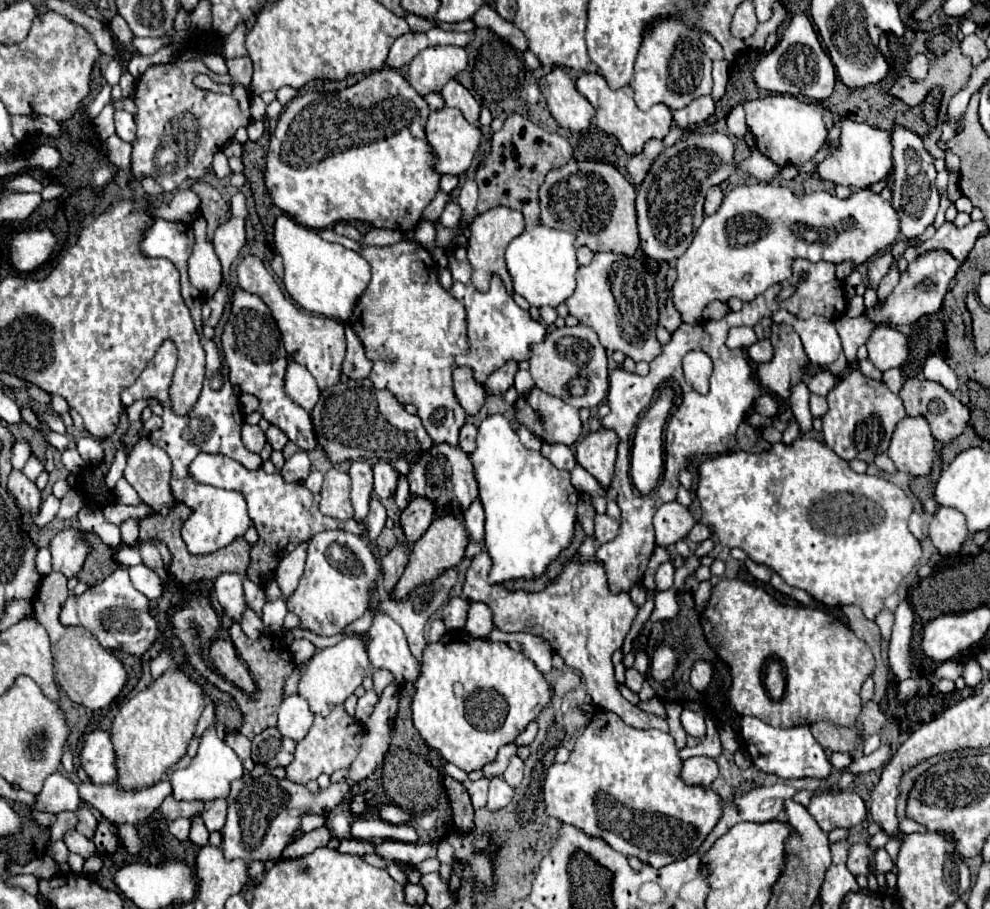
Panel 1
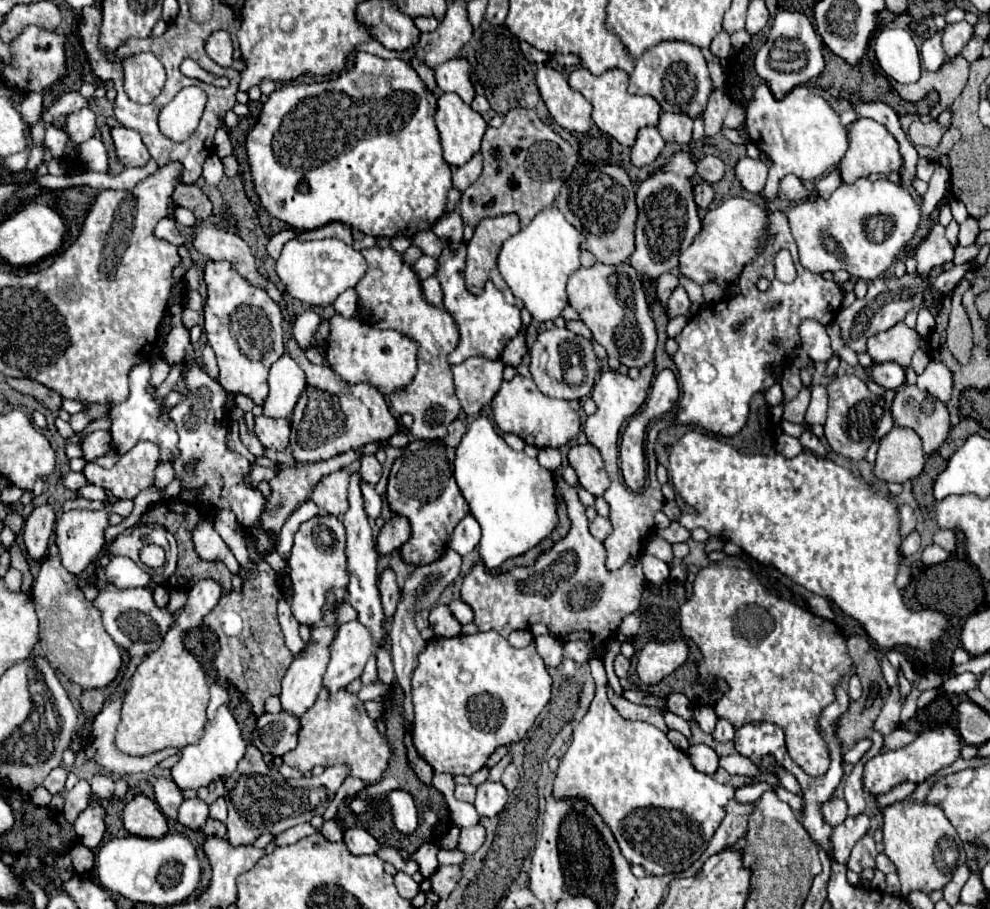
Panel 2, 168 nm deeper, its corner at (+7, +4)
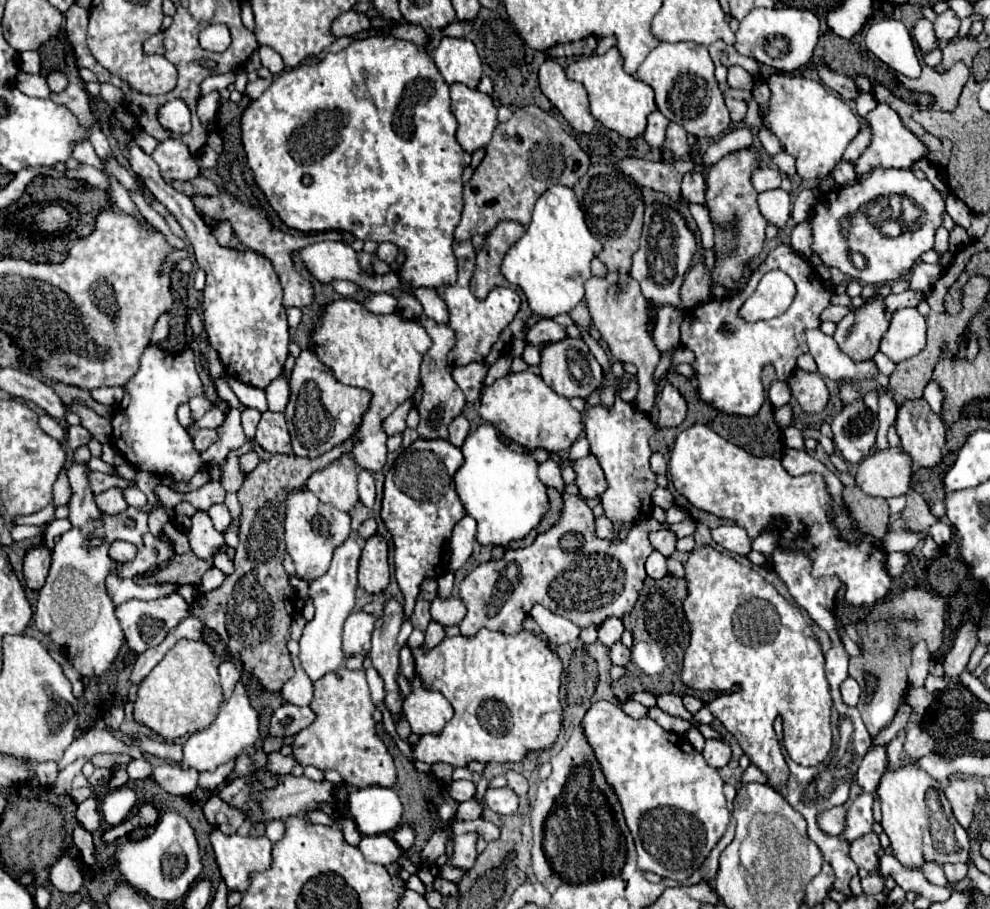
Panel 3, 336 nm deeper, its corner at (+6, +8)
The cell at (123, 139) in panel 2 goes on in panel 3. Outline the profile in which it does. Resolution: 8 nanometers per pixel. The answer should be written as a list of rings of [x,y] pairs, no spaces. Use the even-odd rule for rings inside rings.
[[[136,142],[130,144],[130,166],[142,184],[162,202],[168,212],[178,220],[186,232],[188,242],[194,248],[200,268],[206,272],[206,286],[202,290],[202,316],[204,328],[208,332],[210,346],[220,354],[224,370],[228,376],[252,384],[256,388],[266,388],[284,370],[288,358],[288,324],[286,310],[282,306],[282,286],[272,262],[252,250],[238,252],[234,248],[218,246],[212,230],[196,214],[192,200],[186,194],[174,190],[160,174],[160,168]]]

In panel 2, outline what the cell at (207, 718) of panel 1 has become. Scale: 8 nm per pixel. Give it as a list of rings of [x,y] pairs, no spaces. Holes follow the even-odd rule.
[[[211,684],[211,700],[209,700],[209,706],[207,706],[207,718],[211,720],[213,718],[213,714],[215,714],[215,710],[221,706],[221,704],[227,704],[227,690],[223,688],[223,686],[219,686],[219,684]]]

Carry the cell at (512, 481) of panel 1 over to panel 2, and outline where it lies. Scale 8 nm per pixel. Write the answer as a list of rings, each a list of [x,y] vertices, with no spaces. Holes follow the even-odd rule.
[[[479,416],[469,424],[457,448],[453,474],[469,502],[471,514],[481,526],[483,536],[477,550],[489,572],[499,568],[507,558],[535,548],[559,524],[553,472],[541,468],[537,458],[509,448],[487,416]]]

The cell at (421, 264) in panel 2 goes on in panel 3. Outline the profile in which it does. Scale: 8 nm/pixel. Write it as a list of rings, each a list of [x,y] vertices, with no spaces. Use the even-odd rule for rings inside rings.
[[[374,36],[366,40],[352,42],[338,54],[326,54],[326,58],[318,64],[304,64],[292,70],[286,70],[282,76],[276,76],[272,84],[262,92],[258,100],[252,100],[250,106],[242,114],[242,144],[246,150],[246,158],[250,158],[250,168],[262,192],[266,194],[268,202],[282,218],[282,222],[300,232],[324,232],[324,230],[338,230],[350,232],[360,240],[374,240],[374,242],[392,242],[406,254],[406,262],[402,266],[400,280],[406,282],[410,288],[438,288],[438,286],[452,286],[456,284],[456,258],[452,252],[454,244],[454,228],[460,222],[464,200],[462,200],[462,146],[456,142],[458,122],[450,108],[450,94],[448,84],[444,82],[442,74],[438,72],[436,64],[428,56],[428,52],[412,42],[396,40],[392,36]],[[400,108],[412,110],[412,124],[400,124]],[[302,176],[312,176],[312,184],[304,186]]]

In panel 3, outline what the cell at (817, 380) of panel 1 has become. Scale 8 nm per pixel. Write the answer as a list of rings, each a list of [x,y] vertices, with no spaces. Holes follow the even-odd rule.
[[[882,298],[866,300],[866,306],[852,308],[840,322],[834,332],[838,348],[848,354],[852,360],[862,362],[870,360],[888,330],[890,314],[884,312]]]

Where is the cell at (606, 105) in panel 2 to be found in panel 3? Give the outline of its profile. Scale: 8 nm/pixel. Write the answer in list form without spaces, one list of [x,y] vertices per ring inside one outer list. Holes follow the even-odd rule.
[[[612,46],[602,56],[584,56],[572,62],[566,68],[566,76],[584,84],[590,98],[590,114],[602,126],[622,134],[624,138],[636,138],[646,130],[646,118],[650,112],[656,110],[654,90],[646,82],[624,72],[622,56],[616,46]]]

